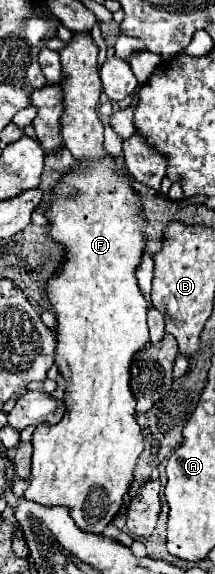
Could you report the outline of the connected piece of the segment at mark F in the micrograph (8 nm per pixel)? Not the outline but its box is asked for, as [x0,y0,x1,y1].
[24,34,150,534]

